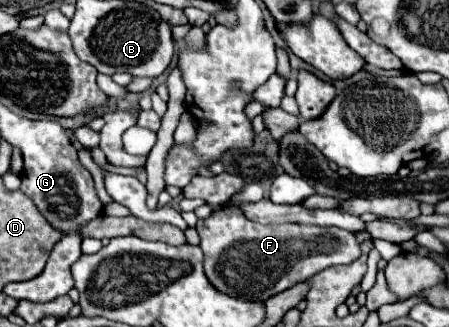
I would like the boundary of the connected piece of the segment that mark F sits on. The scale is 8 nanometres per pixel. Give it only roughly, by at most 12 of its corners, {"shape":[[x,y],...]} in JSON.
{"shape":[[196,225],[208,281],[266,301],[362,251],[338,227]]}

